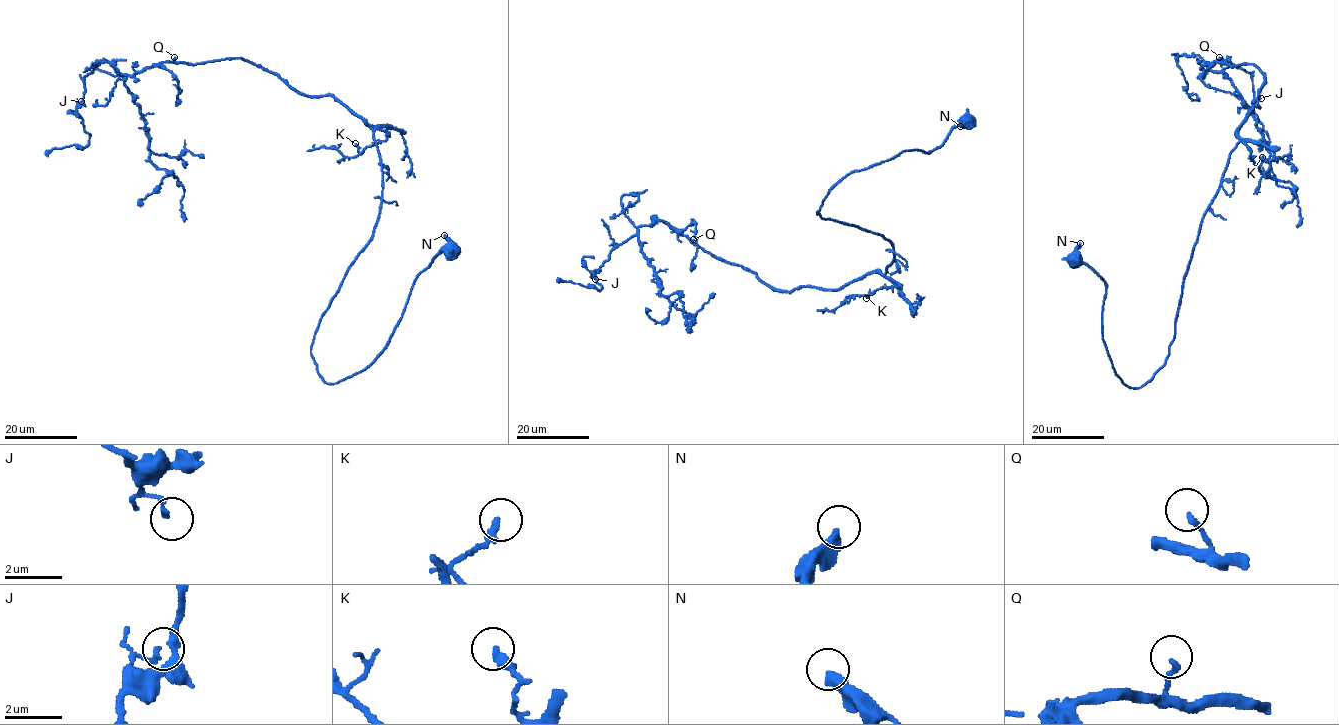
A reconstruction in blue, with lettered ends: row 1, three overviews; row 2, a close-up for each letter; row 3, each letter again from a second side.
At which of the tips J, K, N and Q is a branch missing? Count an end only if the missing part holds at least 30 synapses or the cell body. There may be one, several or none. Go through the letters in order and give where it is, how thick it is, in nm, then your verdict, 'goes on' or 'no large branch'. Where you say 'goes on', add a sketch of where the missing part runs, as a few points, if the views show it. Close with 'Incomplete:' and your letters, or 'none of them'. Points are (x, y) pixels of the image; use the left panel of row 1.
J: place (81, 101); calibre 150 nm; no large branch
K: place (355, 143); calibre 320 nm; no large branch
N: place (444, 235); calibre 380 nm; no large branch
Q: place (174, 57); calibre 170 nm; no large branch
Incomplete: none of them

